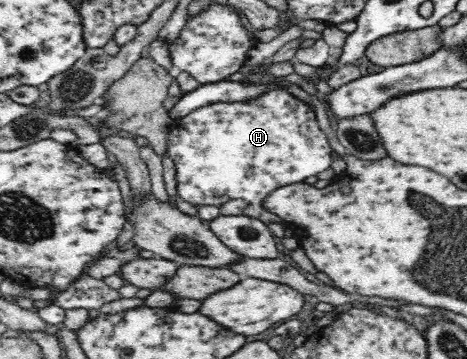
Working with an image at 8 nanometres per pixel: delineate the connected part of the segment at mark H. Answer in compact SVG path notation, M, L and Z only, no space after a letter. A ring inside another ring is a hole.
M274 89L266 95L262 95L256 101L250 103L214 103L214 105L206 105L196 109L186 115L173 121L168 135L168 152L170 159L176 164L177 180L178 180L178 196L182 200L191 204L214 204L220 207L224 202L231 199L242 198L248 204L260 204L262 200L268 197L268 193L272 193L278 187L286 185L302 183L310 176L318 176L321 171L330 171L332 165L332 152L327 135L319 126L315 111L301 100L289 94L284 89Z

